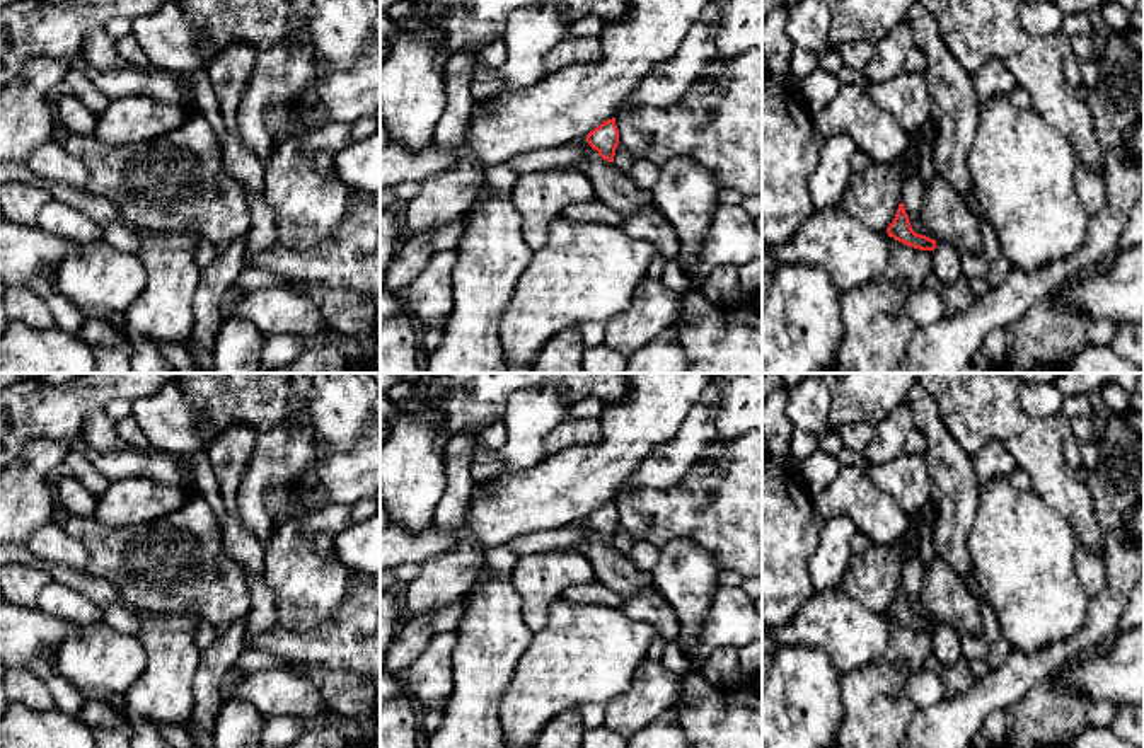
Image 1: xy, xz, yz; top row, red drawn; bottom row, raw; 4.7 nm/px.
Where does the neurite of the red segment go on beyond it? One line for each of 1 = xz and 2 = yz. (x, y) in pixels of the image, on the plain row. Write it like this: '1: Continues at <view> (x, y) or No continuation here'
1: No continuation here
2: No continuation here

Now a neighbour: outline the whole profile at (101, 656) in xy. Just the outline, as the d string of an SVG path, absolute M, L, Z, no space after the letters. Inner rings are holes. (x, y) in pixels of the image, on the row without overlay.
M97 622L60 646L56 665L77 688L126 693L147 666L147 651L138 637Z

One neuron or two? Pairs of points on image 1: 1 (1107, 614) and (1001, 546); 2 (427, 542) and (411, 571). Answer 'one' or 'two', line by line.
1: two
2: two

